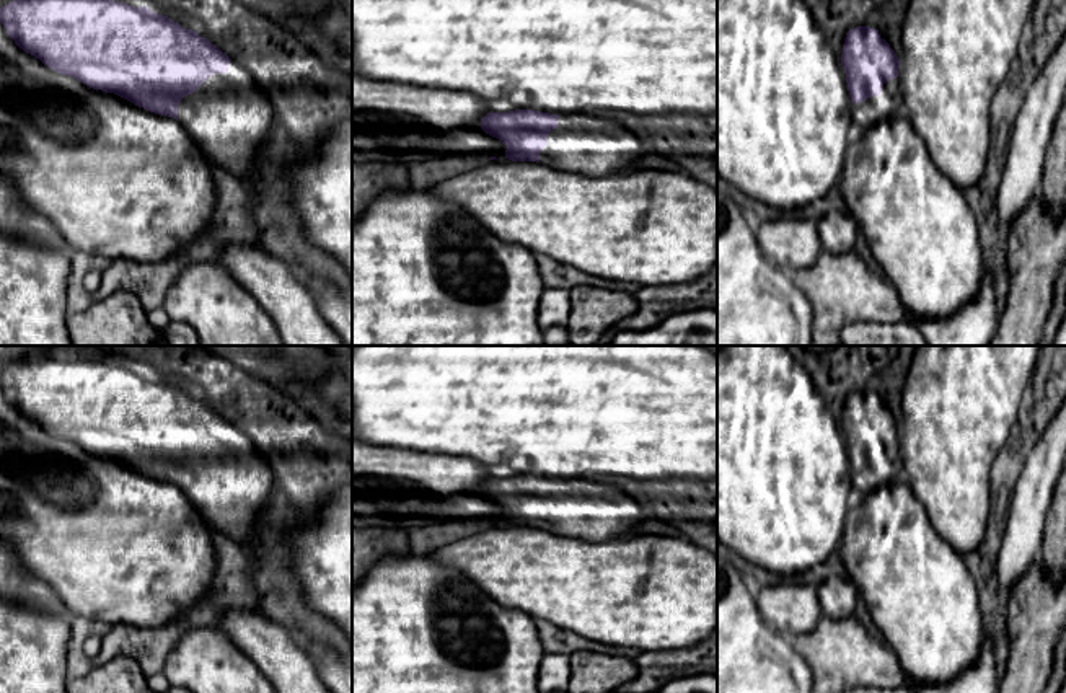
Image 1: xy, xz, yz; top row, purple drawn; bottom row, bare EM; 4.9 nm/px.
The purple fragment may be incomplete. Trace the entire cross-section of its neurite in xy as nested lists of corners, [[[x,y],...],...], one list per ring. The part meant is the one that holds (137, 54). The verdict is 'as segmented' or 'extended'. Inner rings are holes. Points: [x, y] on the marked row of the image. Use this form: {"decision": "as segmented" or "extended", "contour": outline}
{"decision": "extended", "contour": [[[13,0],[0,8],[0,23],[20,49],[54,72],[73,77],[93,90],[114,93],[150,113],[176,119],[230,178],[238,179],[248,191],[261,188],[253,157],[271,137],[272,104],[251,72],[209,39],[147,7],[135,8],[114,0]]]}

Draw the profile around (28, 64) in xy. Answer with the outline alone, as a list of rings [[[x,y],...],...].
[[[0,23],[0,176],[15,183],[21,199],[51,220],[65,240],[70,253],[101,256],[106,259],[130,259],[158,263],[178,253],[184,245],[209,230],[215,209],[215,173],[212,160],[192,139],[192,135],[173,117],[150,113],[134,103],[101,90],[93,90],[73,77],[62,75],[26,54],[8,36]]]

